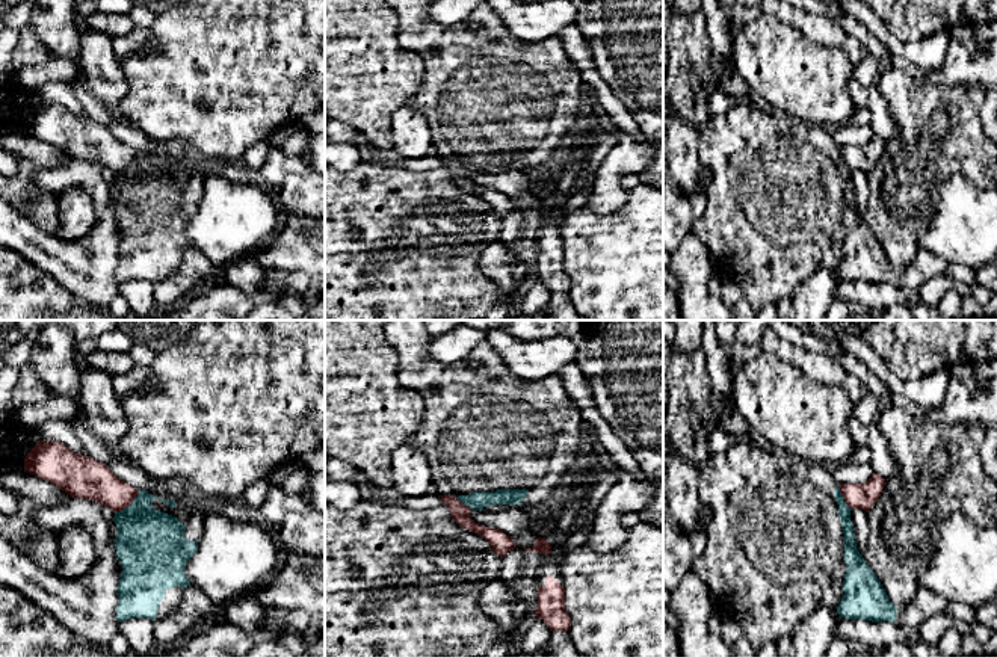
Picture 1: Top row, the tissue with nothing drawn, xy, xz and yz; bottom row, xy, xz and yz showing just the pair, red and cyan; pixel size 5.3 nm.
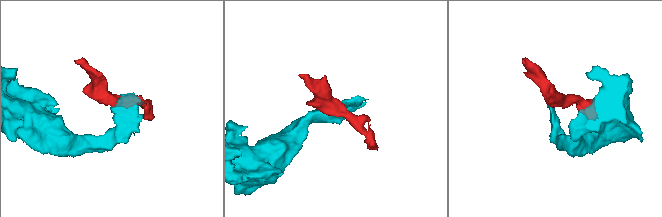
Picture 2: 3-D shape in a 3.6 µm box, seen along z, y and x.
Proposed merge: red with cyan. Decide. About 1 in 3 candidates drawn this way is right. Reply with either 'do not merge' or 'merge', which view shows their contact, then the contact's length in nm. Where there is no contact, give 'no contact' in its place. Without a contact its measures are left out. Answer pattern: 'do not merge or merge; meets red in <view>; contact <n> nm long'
do not merge; meets red in xy; contact 180 nm long

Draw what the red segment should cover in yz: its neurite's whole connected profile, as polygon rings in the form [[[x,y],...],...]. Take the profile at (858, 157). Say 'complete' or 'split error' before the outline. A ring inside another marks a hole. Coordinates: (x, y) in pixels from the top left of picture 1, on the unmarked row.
complete | [[[873,134],[866,145],[838,145],[840,154],[850,171],[869,174],[881,159],[885,140]]]

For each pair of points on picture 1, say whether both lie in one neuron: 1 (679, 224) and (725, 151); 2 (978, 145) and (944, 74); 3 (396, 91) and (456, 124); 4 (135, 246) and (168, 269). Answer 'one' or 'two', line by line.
1: two
2: two
3: two
4: one

